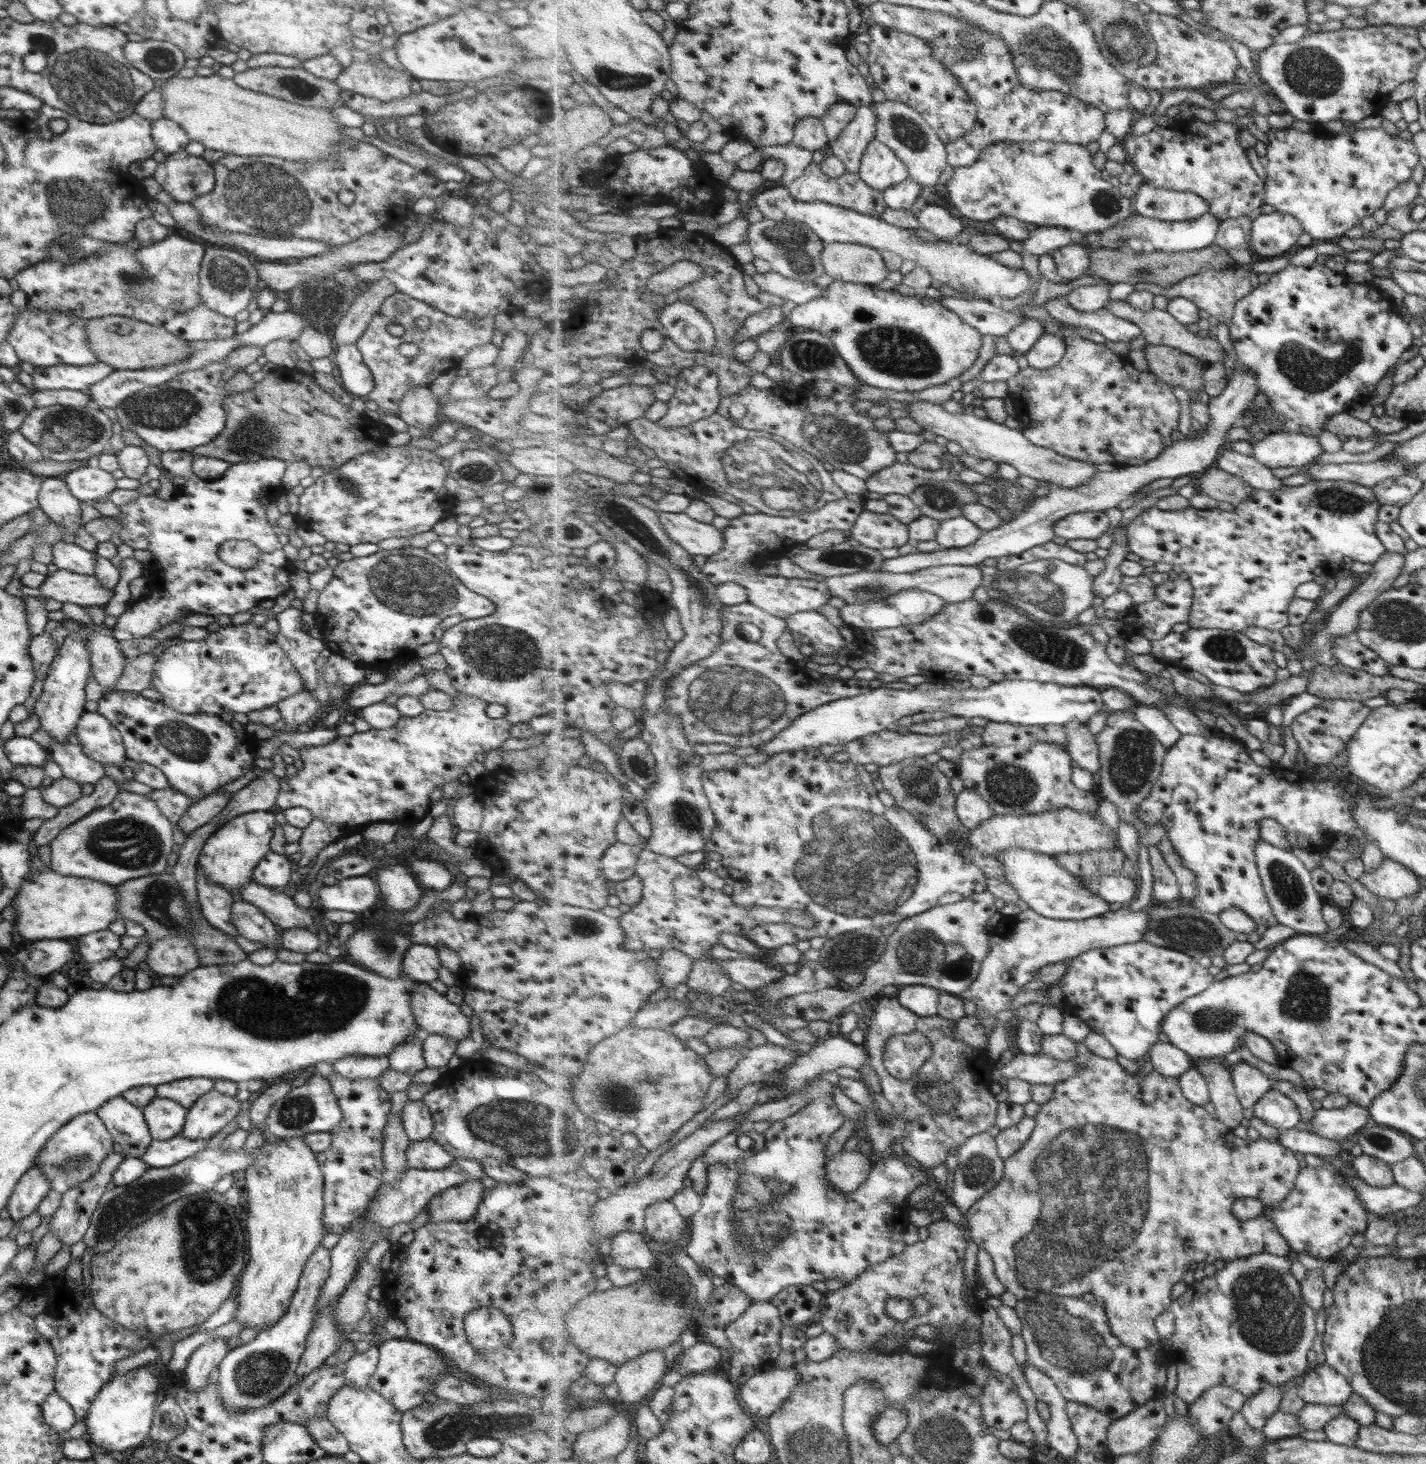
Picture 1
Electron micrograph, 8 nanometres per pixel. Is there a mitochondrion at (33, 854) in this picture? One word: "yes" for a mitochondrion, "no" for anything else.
no

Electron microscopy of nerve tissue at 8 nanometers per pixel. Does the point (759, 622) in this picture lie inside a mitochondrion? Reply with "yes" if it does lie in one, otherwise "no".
no

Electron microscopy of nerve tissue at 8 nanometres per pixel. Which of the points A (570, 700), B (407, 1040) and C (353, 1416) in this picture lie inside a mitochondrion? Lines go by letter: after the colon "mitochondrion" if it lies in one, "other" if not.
A: other
B: other
C: other

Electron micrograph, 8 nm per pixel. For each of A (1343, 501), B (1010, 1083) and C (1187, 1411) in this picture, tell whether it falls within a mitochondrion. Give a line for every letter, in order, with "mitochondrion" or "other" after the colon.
A: mitochondrion
B: other
C: other

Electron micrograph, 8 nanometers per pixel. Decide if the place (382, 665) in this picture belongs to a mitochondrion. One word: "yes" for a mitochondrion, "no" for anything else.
no

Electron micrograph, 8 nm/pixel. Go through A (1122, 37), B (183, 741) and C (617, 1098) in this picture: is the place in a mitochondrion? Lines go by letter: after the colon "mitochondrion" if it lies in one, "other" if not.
A: mitochondrion
B: mitochondrion
C: mitochondrion

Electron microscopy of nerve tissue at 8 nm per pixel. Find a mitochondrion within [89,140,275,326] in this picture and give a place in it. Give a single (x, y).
(229, 277)

